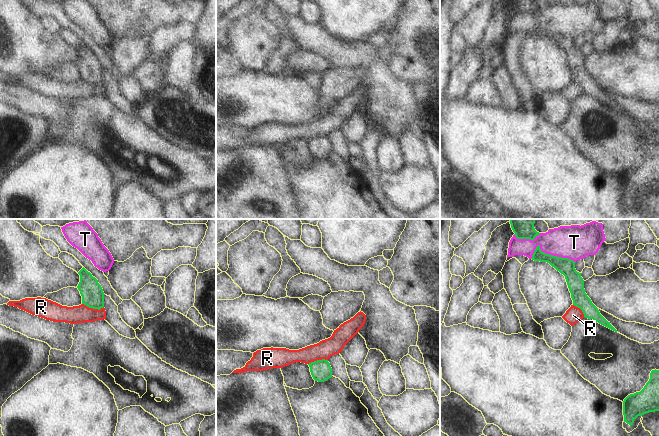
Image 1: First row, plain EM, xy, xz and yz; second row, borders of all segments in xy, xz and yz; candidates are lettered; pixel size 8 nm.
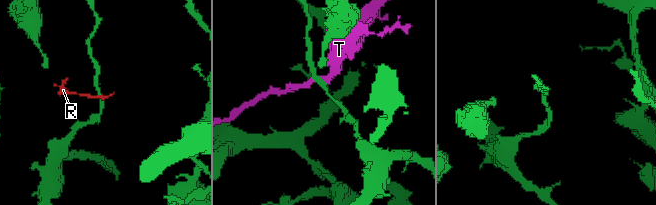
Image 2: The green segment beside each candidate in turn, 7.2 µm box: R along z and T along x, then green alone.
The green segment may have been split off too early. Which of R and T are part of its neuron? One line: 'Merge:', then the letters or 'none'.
Merge: none

